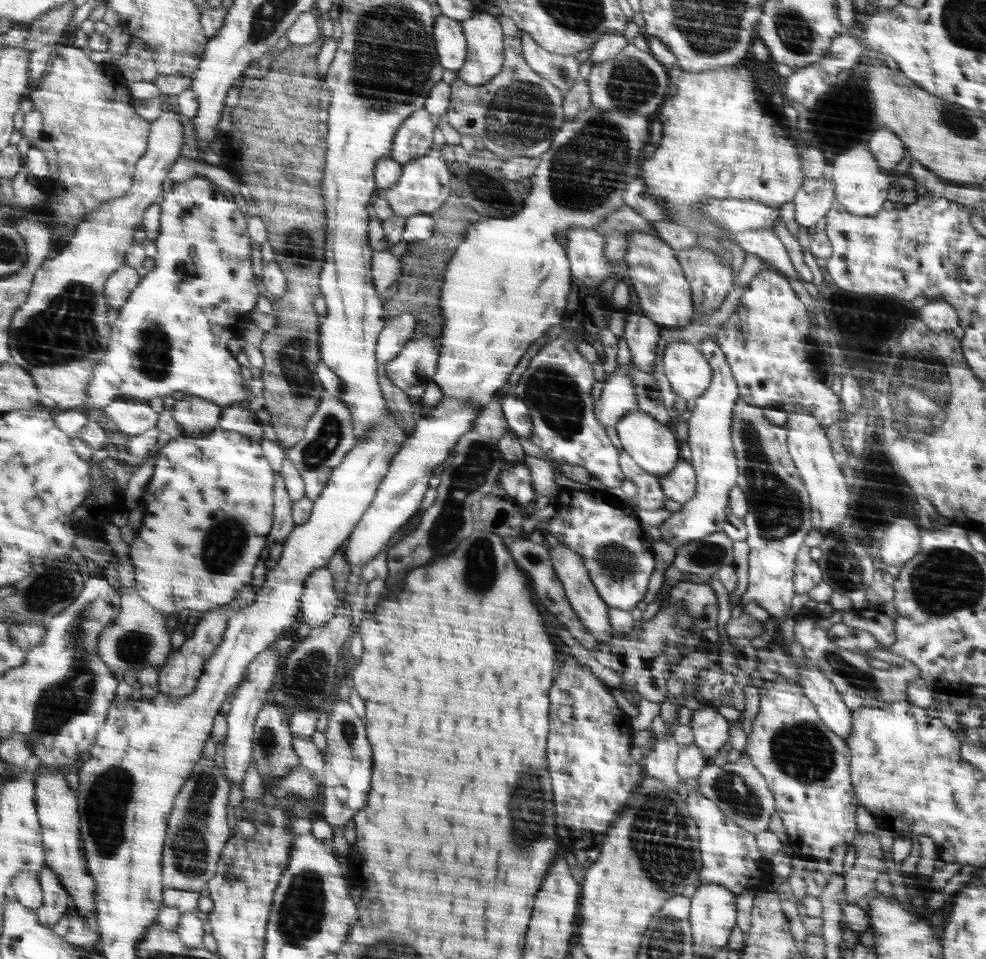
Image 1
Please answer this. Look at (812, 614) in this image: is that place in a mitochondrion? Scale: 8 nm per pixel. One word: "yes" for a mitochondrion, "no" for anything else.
no

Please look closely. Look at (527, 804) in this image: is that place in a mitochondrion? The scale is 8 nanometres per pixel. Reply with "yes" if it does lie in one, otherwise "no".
yes

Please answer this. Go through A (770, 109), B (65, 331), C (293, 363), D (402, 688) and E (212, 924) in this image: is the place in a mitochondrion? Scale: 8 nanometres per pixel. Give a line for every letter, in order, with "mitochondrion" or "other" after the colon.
A: other
B: mitochondrion
C: mitochondrion
D: other
E: other

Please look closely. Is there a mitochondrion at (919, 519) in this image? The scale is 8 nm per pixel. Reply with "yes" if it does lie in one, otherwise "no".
no

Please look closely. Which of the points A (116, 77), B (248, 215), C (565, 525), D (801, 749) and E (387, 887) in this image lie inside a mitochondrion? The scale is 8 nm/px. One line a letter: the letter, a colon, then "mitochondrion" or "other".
A: other
B: other
C: other
D: mitochondrion
E: other

